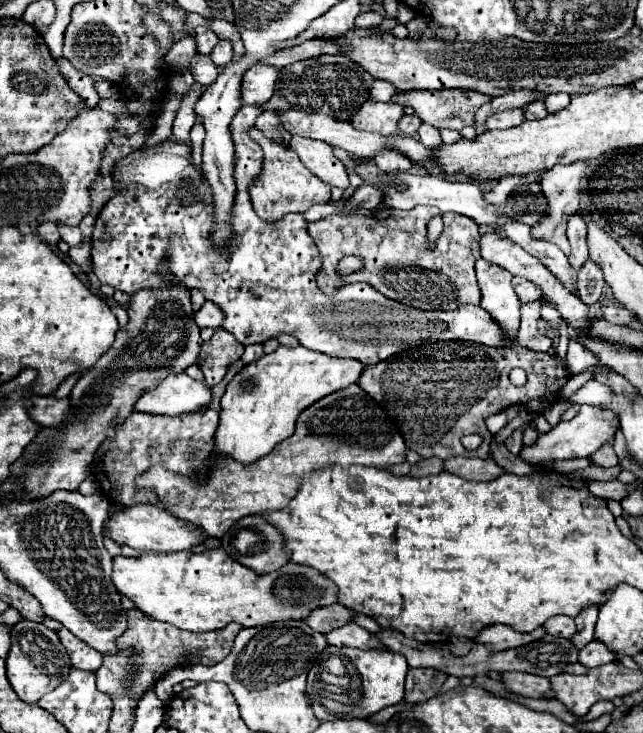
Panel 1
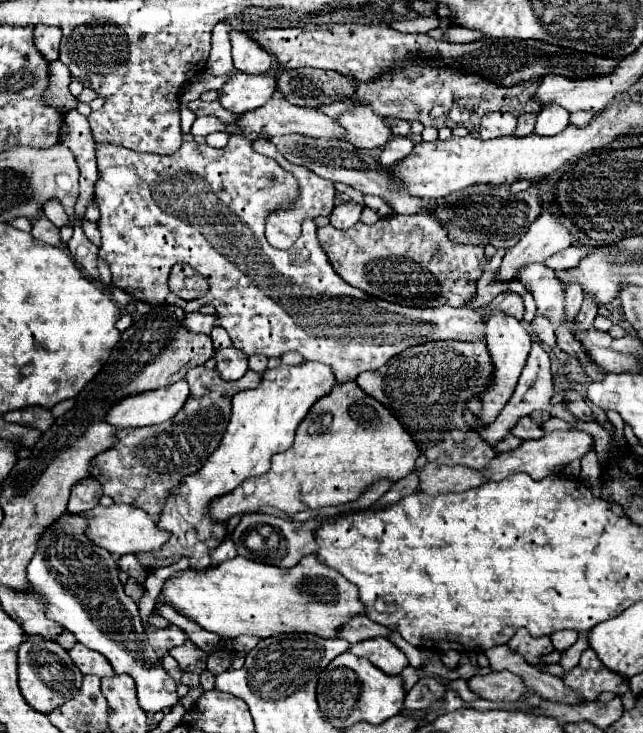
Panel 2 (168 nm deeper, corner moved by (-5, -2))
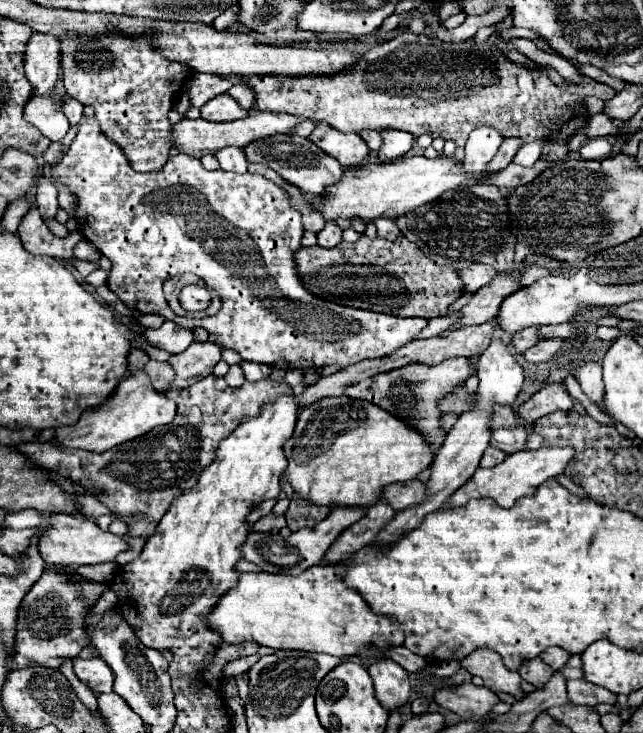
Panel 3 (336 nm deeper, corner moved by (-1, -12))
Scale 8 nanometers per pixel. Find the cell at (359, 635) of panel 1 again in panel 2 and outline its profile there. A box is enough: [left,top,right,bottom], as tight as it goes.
[351,638,409,676]

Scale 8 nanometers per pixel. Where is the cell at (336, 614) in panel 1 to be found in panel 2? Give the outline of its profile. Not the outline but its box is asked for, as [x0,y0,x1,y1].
[339,616,391,642]

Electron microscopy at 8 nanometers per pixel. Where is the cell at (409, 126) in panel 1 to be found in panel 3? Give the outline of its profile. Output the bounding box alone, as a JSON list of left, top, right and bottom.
[359,130,383,150]

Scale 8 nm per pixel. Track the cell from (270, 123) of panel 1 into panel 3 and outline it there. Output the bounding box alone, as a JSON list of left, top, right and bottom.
[243,134,347,196]

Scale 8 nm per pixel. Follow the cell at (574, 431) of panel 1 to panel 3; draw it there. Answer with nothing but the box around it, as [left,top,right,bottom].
[447,446,575,506]

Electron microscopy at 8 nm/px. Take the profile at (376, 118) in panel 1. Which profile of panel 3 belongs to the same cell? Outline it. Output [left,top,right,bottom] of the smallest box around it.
[309,122,369,166]

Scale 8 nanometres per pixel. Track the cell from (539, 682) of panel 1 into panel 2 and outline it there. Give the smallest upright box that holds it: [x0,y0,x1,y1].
[467,672,529,702]

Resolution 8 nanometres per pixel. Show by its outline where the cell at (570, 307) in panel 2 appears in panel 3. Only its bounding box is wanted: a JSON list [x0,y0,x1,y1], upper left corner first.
[525,338,565,362]

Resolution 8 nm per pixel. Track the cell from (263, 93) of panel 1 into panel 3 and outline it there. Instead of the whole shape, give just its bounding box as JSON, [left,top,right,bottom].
[201,92,253,122]

